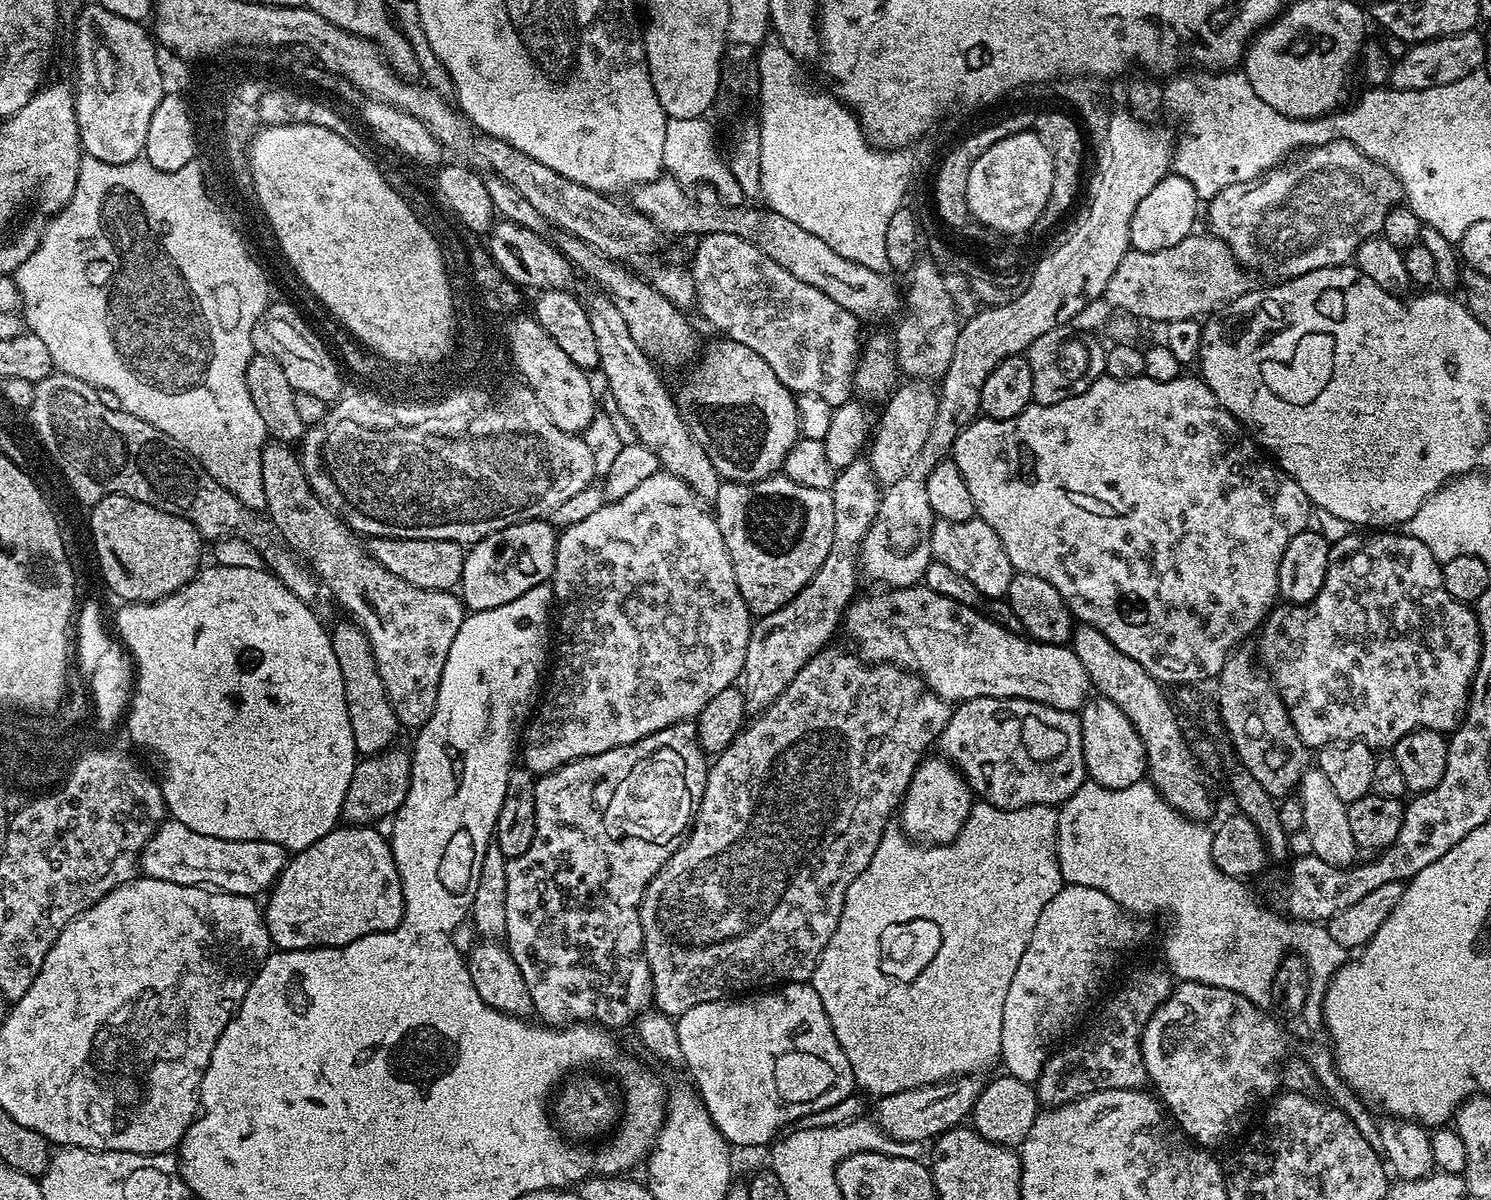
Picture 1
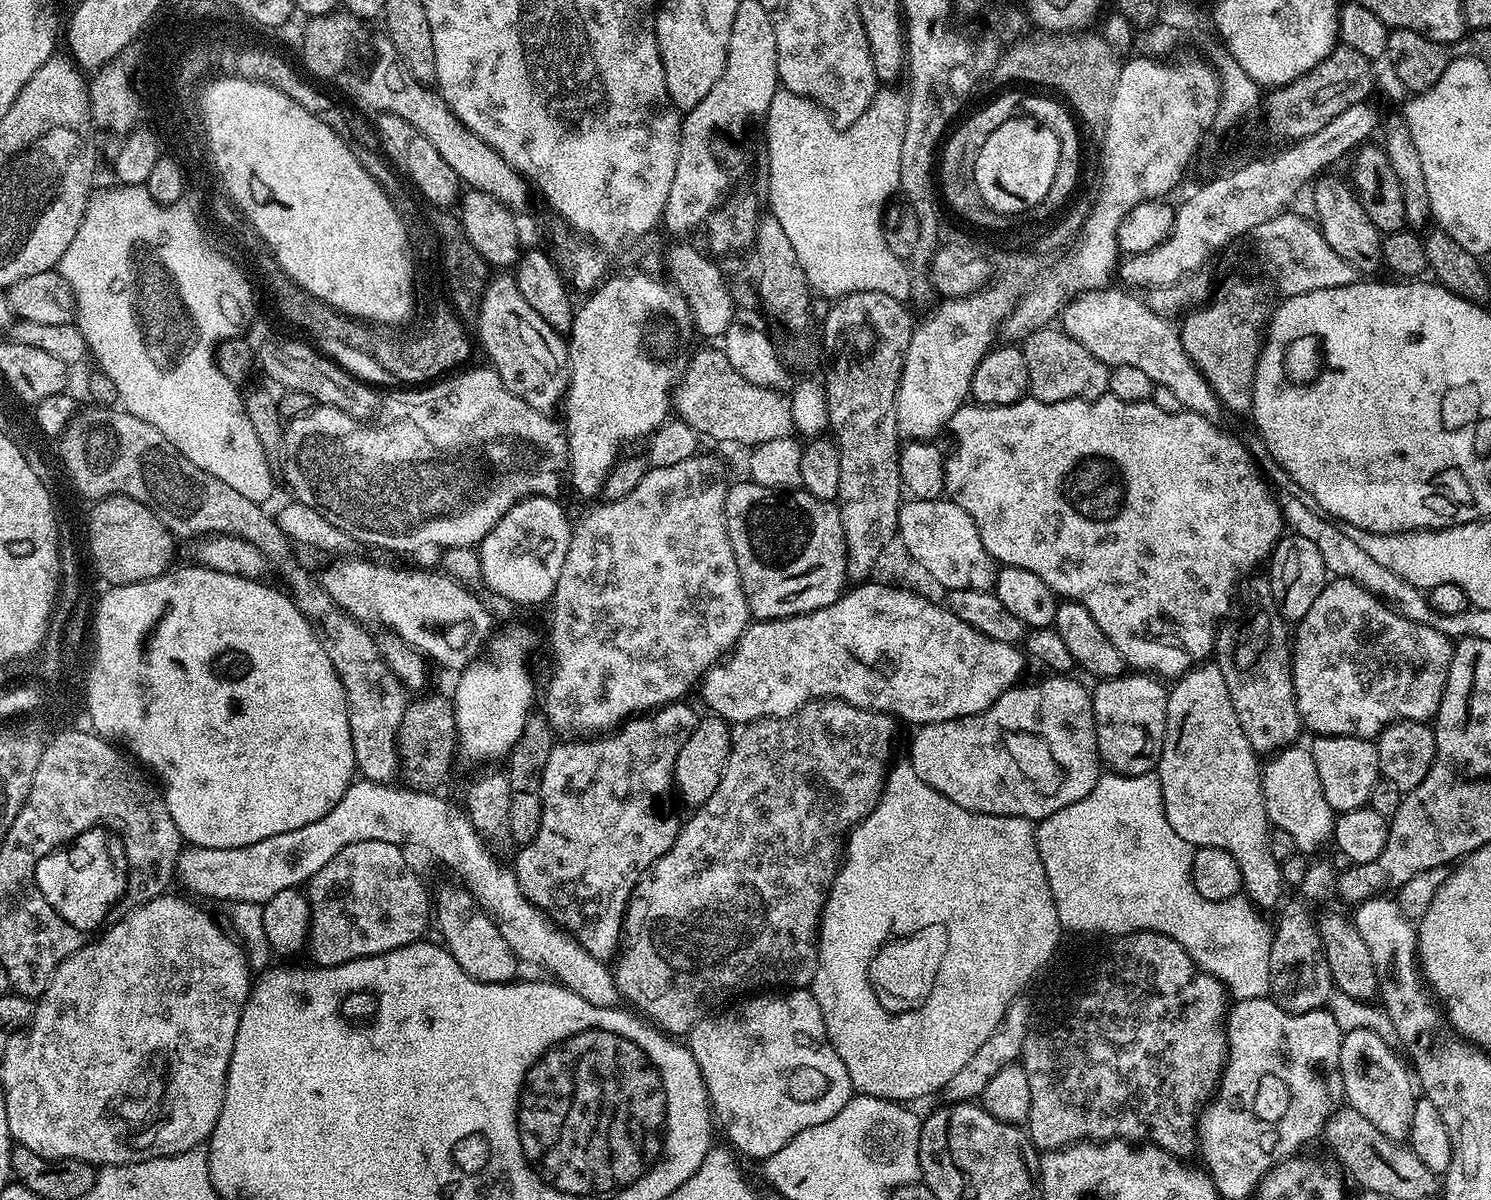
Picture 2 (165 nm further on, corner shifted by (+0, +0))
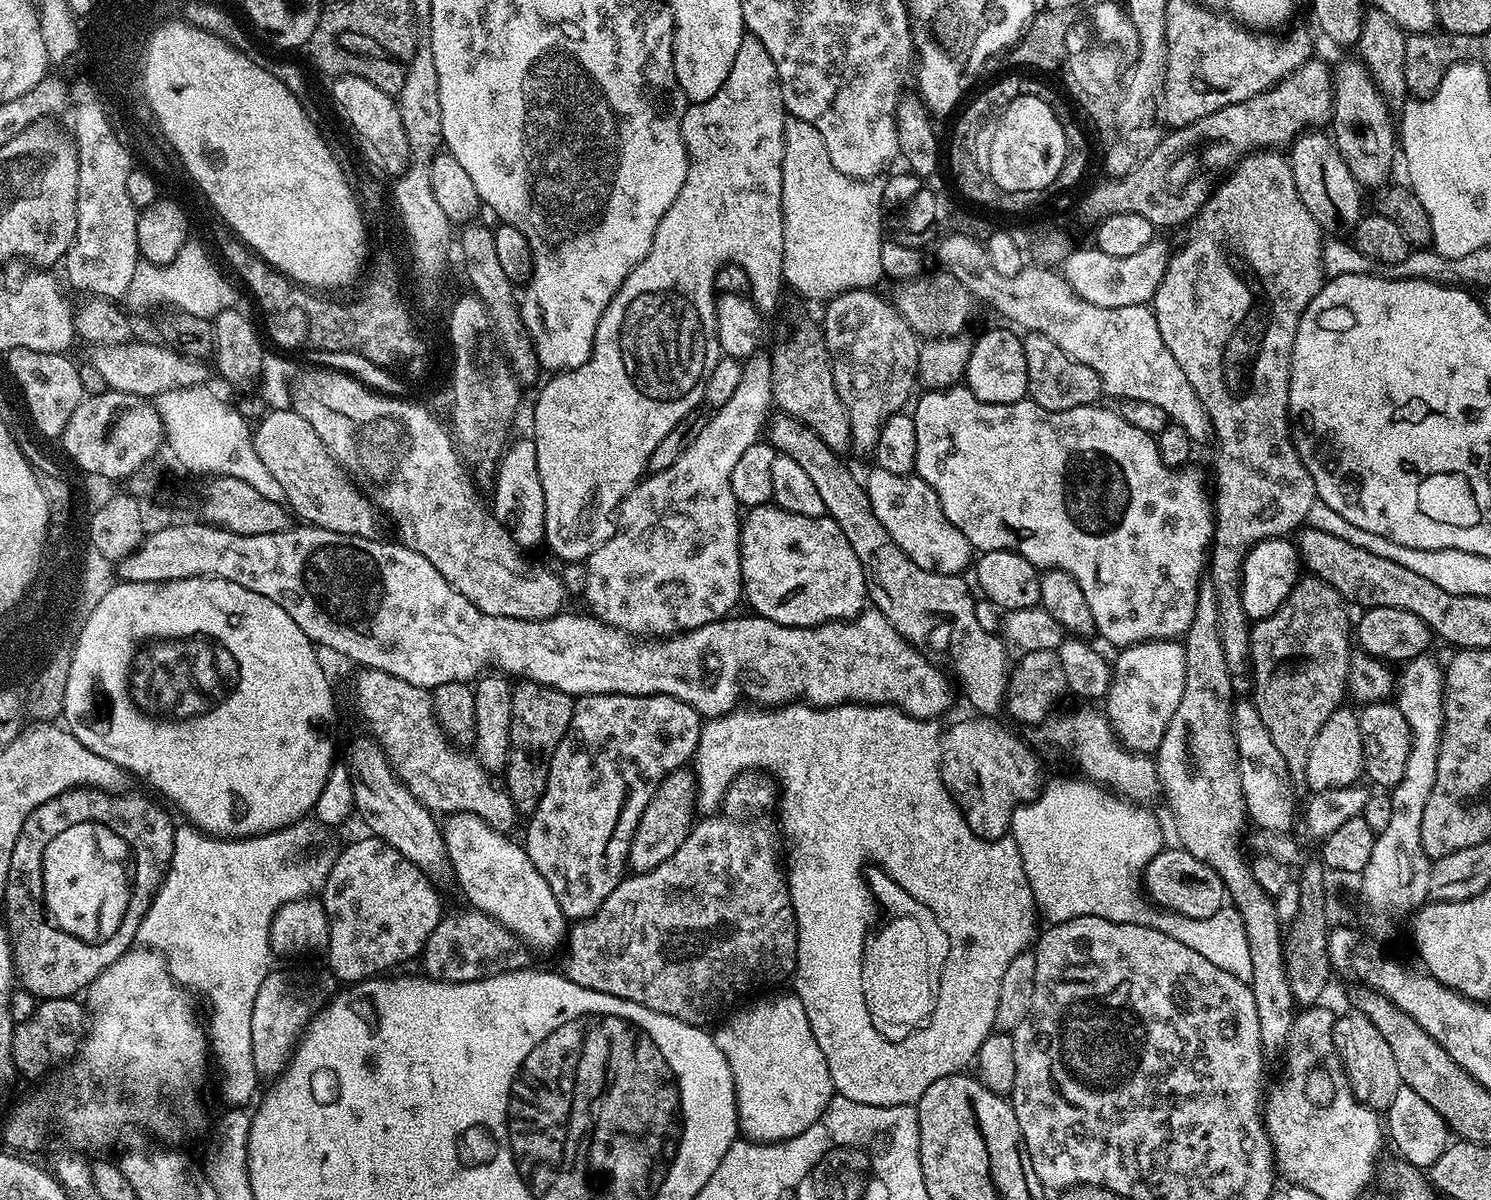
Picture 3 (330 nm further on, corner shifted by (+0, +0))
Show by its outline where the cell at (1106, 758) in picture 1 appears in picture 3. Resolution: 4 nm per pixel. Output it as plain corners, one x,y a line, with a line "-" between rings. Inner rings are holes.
1148,640
1144,644
1132,644
1114,660
1112,686
1106,697
1106,715
1117,740
1133,754
1154,754
1160,749
1166,726
1170,726
1186,687
1186,654
1183,643
1176,640

